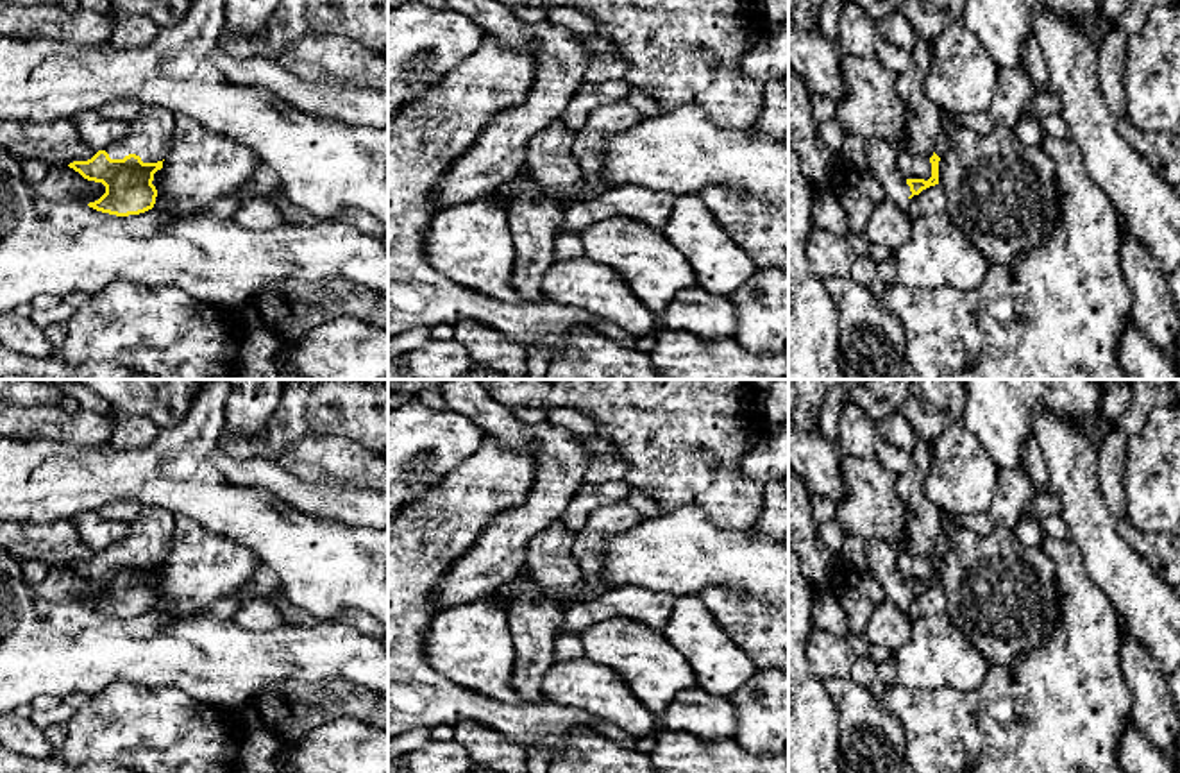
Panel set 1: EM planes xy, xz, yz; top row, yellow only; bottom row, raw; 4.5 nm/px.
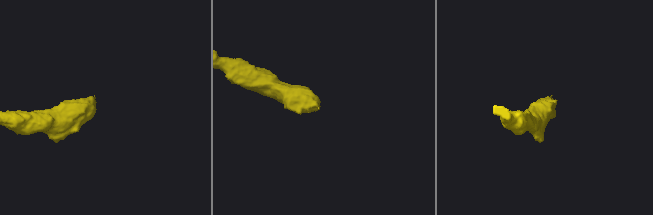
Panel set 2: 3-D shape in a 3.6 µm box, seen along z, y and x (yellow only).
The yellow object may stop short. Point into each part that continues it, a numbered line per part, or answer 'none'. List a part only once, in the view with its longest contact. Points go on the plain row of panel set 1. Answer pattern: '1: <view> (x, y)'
1: xy (151, 532)

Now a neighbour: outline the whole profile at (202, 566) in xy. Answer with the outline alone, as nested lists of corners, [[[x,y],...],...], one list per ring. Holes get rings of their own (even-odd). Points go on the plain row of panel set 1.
[[[177,515],[170,555],[163,562],[163,569],[154,574],[152,585],[157,598],[152,610],[175,617],[207,616],[215,601],[238,594],[245,583],[252,582],[257,565],[257,556],[245,546],[204,528],[190,517]]]

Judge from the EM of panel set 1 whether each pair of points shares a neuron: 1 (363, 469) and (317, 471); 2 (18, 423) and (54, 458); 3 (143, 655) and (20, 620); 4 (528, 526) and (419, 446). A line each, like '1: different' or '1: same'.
1: same
2: different
3: same
4: different

